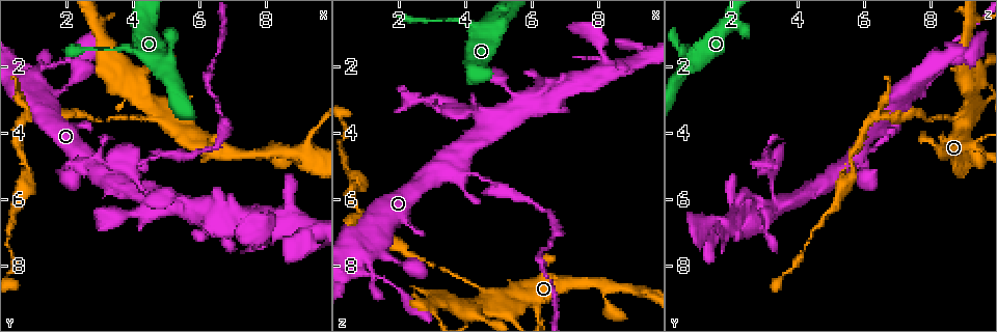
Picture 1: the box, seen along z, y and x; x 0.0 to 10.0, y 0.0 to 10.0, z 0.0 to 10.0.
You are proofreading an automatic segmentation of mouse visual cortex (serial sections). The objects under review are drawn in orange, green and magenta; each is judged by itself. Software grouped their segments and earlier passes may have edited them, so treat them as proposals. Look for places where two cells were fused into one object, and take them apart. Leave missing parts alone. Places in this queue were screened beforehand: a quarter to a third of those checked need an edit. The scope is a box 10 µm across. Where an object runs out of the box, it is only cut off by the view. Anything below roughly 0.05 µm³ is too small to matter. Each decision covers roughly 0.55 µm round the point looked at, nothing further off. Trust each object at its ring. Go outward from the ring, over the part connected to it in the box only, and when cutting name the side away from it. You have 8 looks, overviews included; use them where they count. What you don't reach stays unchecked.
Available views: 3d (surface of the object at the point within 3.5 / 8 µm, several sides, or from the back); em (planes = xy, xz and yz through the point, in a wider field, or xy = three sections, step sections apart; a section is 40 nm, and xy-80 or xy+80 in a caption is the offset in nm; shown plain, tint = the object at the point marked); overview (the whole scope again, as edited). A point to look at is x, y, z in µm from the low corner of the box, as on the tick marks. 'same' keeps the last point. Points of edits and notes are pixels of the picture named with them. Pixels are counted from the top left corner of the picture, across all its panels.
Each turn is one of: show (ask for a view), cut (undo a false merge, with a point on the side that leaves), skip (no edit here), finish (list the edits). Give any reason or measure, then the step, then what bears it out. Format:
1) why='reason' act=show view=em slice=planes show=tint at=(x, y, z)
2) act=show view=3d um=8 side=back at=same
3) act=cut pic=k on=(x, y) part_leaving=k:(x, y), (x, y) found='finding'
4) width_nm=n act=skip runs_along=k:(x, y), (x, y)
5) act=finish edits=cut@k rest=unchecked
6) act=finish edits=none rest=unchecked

act=show view=3d um=3.5 at=(4.60, 3.55, 8.80)

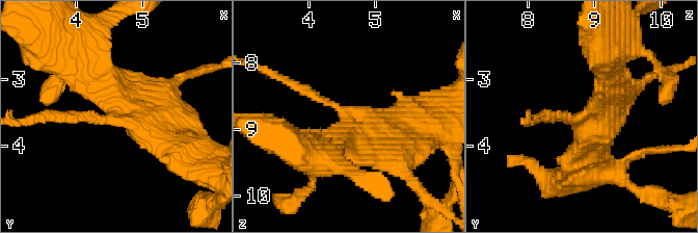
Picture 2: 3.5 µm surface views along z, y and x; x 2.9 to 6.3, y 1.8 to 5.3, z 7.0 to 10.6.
why='shape alone is not enough' act=show view=em slice=xy step=3 show=tint at=(4.55, 3.55, 8.75)

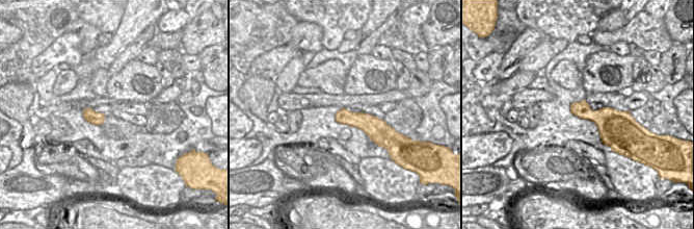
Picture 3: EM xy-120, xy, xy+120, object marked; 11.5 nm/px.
act=cut pic=2 on=(60, 118) part_leaving=2:(89, 118), (29, 118) found='a second cell is stuck on'

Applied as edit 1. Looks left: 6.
why='redraw' act=show view=overview

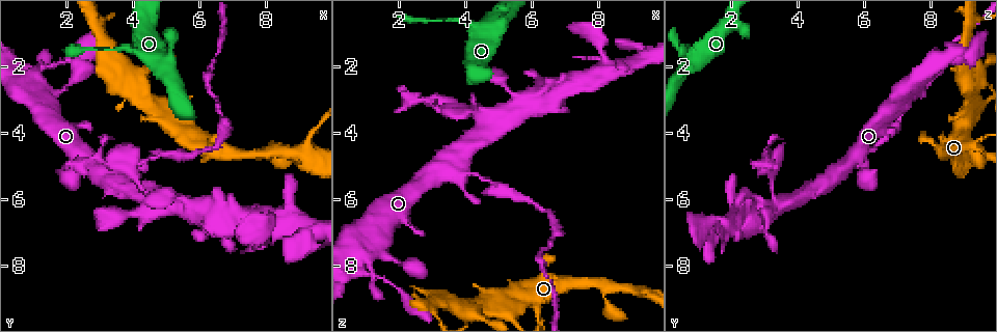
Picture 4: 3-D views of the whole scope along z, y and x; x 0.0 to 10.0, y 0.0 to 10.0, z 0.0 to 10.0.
why='sharp bend' act=show view=3d um=8 at=(9.10, 4.65, 8.75)

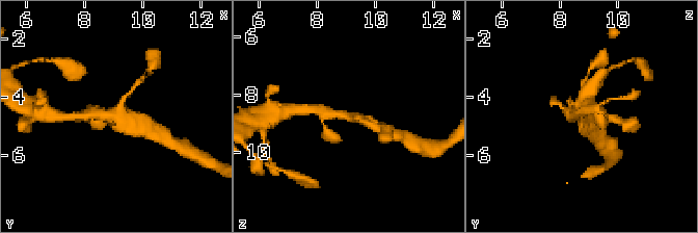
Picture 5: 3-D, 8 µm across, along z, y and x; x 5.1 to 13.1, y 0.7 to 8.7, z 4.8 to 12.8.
act=show view=3d um=3.5 at=same

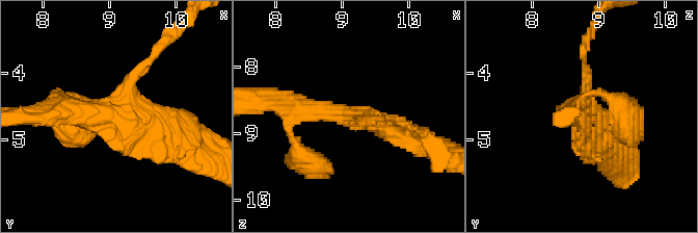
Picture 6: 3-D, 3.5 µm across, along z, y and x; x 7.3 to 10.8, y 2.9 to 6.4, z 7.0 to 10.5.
act=show view=em slice=xy step=2 show=tint at=(9.15, 4.60, 8.75)

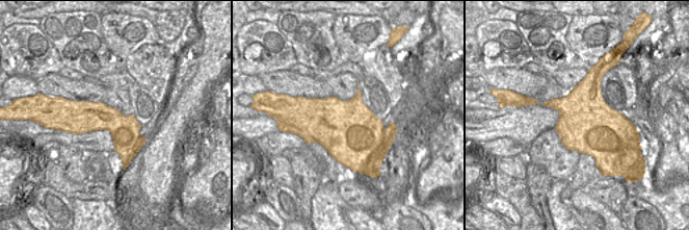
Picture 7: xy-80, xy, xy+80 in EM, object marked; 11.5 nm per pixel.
act=skip runs_along=6:(52, 114), (118, 111), (163, 156) found='continuous, no second cell'

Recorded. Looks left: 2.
why='thin neck' act=show view=3d um=3.5 at=(4.30, 4.95, 5.30)

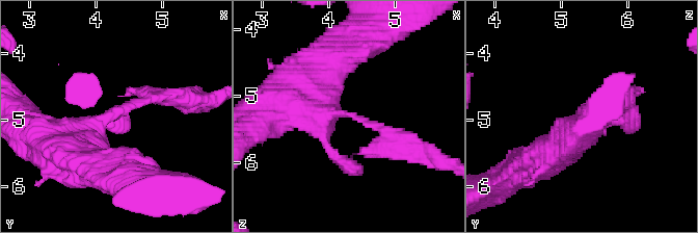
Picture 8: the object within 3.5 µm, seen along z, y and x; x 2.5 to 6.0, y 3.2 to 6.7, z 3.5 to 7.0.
arm_widths_nm=200,500 act=show view=em slice=xy step=2 show=tint at=(4.35, 4.90, 5.30)

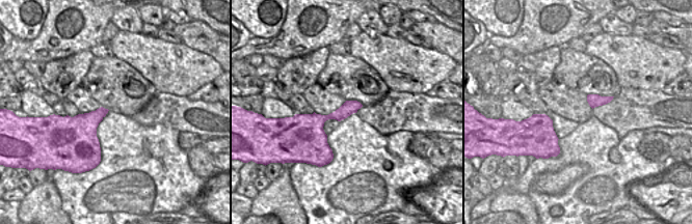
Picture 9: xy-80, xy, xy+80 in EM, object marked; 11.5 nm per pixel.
act=cut pic=8 on=(141, 99) border=9:(100, 108), (103, 116) found='two cells meet here'

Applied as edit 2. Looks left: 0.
act=finish edits=cut@2,cut@8 rest=unchecked

